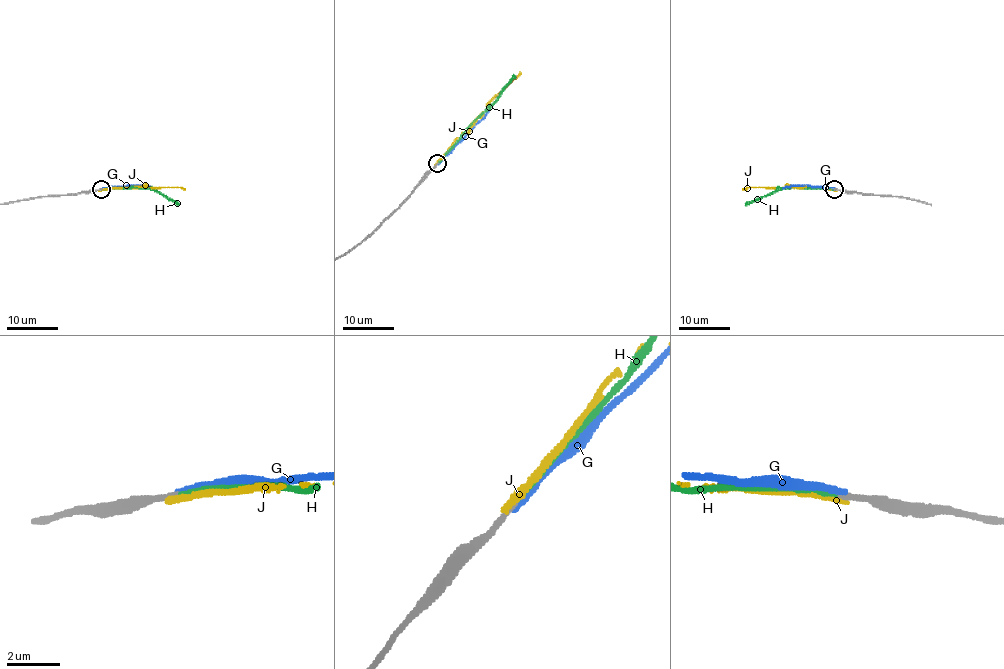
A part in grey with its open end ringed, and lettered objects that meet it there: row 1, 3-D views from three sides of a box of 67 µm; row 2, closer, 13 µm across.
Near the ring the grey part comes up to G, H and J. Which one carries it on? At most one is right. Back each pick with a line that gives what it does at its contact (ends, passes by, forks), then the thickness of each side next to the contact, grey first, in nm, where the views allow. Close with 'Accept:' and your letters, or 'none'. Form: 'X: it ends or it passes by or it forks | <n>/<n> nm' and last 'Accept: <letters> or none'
H: it ends | 200/180 nm
Accept: H

